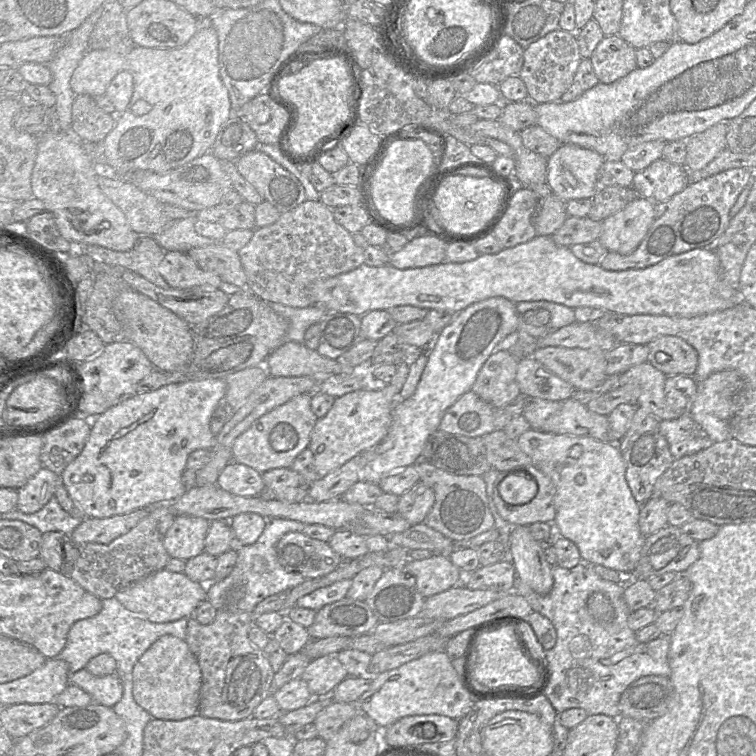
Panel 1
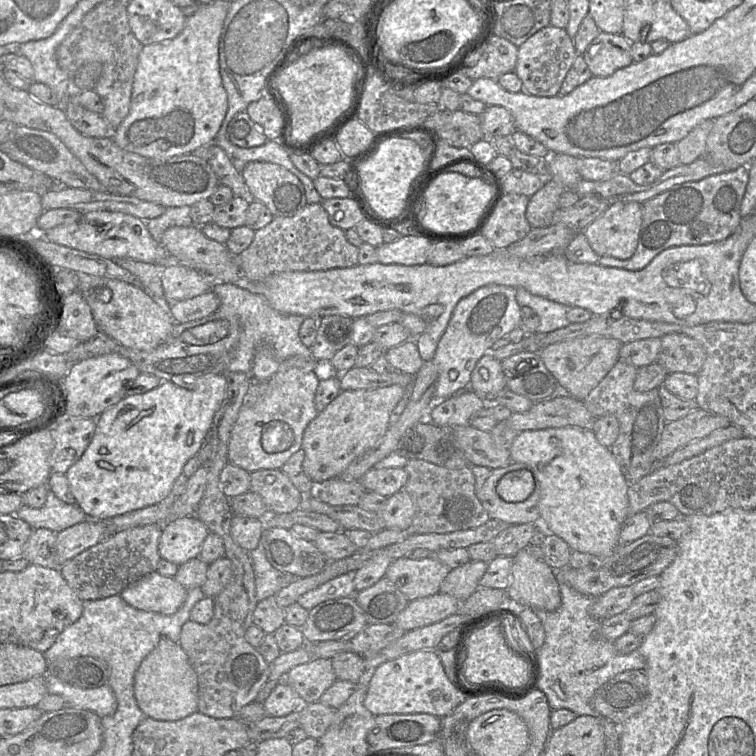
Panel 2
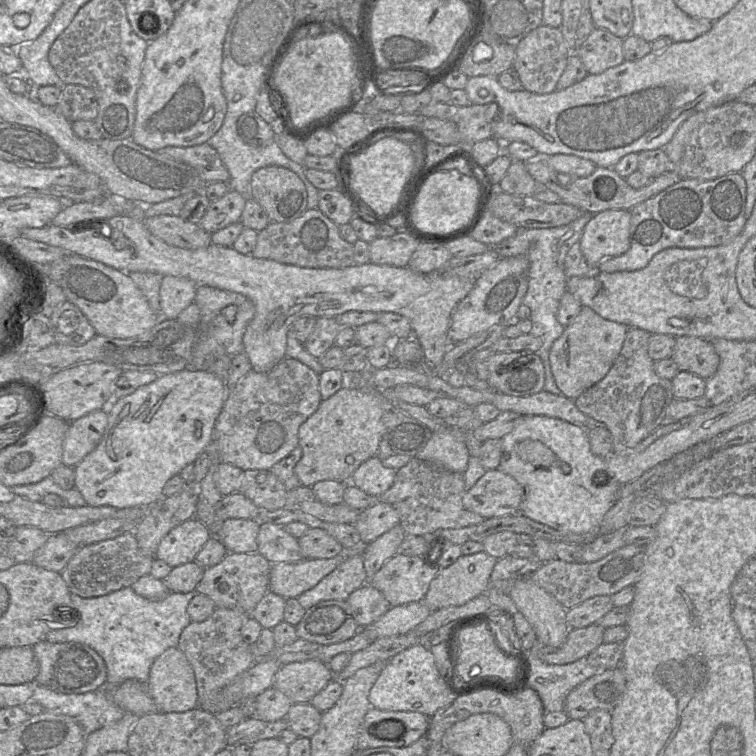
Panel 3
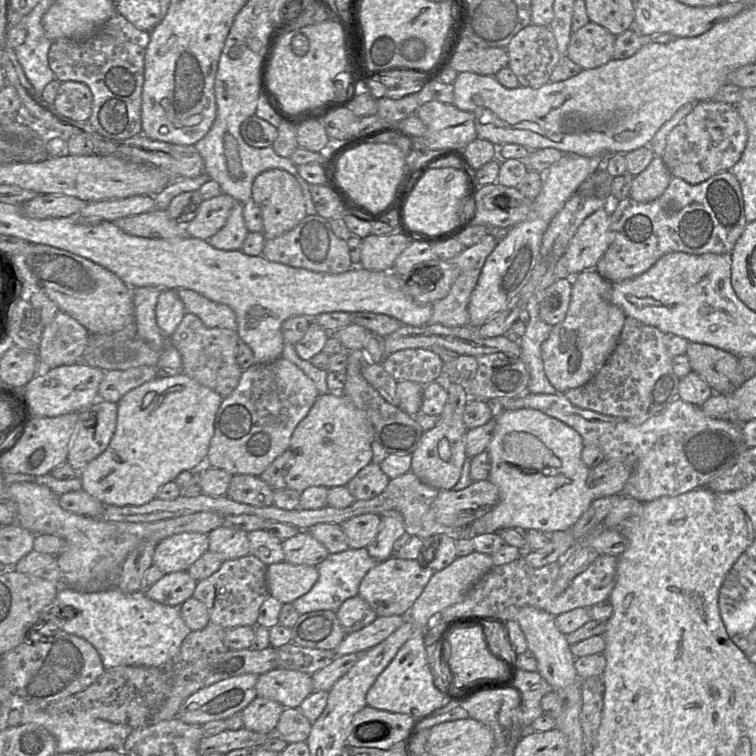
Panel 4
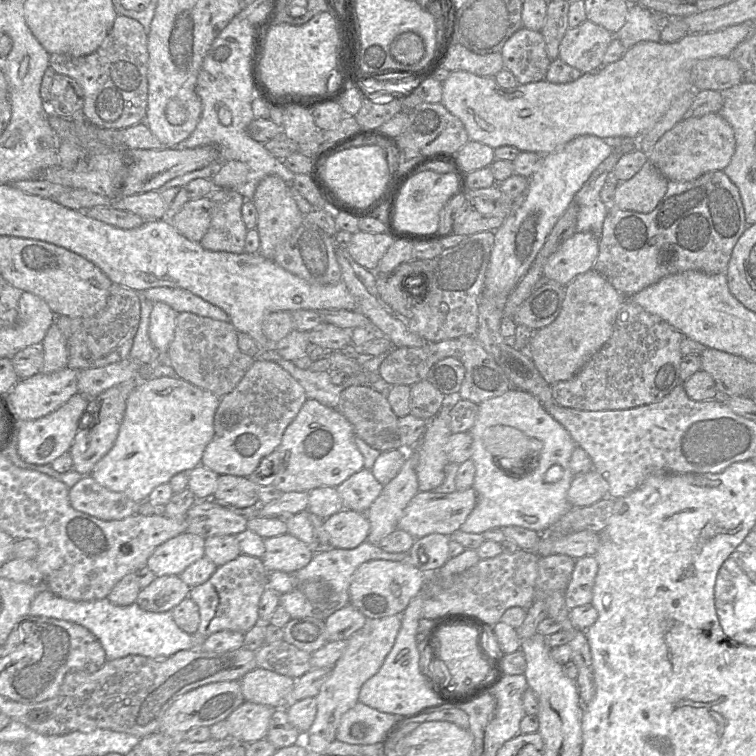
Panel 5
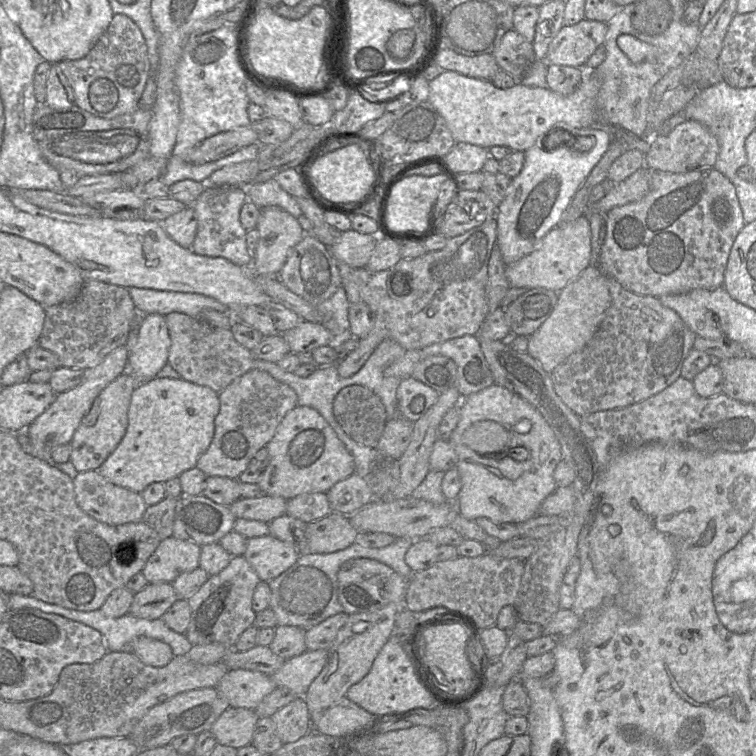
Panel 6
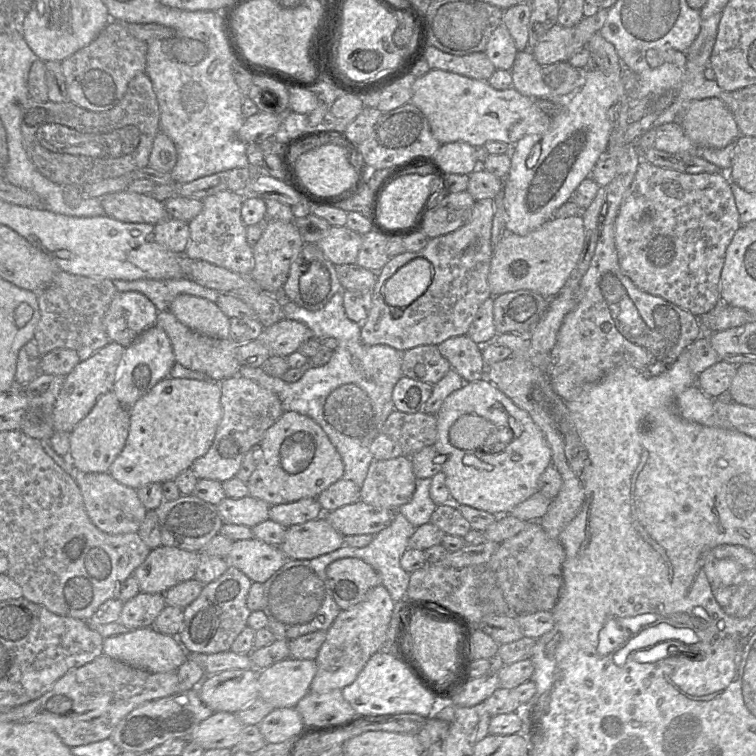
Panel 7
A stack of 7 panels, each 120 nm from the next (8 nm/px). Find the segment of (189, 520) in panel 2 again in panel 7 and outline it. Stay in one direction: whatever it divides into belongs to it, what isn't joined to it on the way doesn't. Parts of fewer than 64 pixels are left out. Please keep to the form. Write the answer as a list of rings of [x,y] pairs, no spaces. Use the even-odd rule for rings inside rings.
[[[172,546],[152,549],[133,575],[141,592],[163,593],[171,587],[194,578],[199,564],[199,552]]]

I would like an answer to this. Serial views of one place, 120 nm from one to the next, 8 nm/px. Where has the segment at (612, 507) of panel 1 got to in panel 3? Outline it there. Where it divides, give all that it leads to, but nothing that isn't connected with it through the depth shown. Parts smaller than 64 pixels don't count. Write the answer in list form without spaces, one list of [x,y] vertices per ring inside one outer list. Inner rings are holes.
[[[529,415],[529,416],[521,416],[521,418],[518,420],[518,423],[513,428],[513,430],[504,437],[502,437],[501,439],[502,439],[502,456],[501,456],[500,465],[498,466],[497,469],[499,469],[501,472],[505,474],[510,475],[515,481],[517,481],[524,488],[524,499],[520,507],[521,515],[526,516],[534,521],[543,523],[555,530],[562,532],[584,534],[591,531],[596,531],[599,528],[605,514],[612,508],[612,506],[619,499],[618,493],[621,488],[621,485],[619,485],[615,480],[610,479],[609,476],[605,473],[606,459],[596,456],[591,451],[590,439],[587,430],[558,418],[539,416],[539,415]]]

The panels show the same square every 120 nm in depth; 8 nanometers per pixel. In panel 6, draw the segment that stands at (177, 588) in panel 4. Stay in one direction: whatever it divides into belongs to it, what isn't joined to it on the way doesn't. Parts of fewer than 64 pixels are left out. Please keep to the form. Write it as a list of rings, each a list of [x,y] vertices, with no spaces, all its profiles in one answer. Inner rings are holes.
[[[148,583],[141,591],[134,594],[129,613],[138,618],[158,619],[177,599],[172,583]]]

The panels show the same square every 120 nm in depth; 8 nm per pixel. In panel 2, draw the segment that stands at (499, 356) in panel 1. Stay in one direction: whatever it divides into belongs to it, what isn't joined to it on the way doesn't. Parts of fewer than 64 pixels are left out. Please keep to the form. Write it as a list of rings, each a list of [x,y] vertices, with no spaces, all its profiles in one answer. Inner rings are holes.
[[[484,354],[471,373],[469,388],[481,398],[492,398],[506,389],[501,362]]]

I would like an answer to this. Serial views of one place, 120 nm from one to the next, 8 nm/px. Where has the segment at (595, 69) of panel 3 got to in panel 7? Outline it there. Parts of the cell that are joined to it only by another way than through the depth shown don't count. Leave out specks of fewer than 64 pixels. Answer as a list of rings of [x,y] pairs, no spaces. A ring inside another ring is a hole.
[[[600,8],[596,14],[582,18],[582,20],[575,26],[564,27],[560,24],[555,24],[539,39],[536,46],[534,48],[530,48],[529,50],[542,67],[555,62],[568,61],[576,51],[587,45],[589,39],[595,33],[600,31],[606,22],[606,19],[607,9]]]

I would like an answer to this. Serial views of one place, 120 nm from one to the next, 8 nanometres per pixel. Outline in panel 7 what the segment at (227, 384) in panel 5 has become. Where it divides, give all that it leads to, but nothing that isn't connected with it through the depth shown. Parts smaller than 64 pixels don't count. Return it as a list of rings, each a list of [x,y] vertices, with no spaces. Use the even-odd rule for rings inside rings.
[[[169,310],[161,311],[157,315],[156,324],[167,333],[175,356],[175,361],[184,367],[206,374],[210,380],[221,382],[239,374],[241,363],[238,359],[239,344],[229,338],[220,339],[198,333],[182,322]]]

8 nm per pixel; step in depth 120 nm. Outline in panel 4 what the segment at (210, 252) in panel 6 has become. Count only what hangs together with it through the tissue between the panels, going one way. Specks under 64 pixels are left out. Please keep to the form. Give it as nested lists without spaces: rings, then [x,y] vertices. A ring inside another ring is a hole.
[[[235,202],[226,224],[207,241],[220,250],[240,250],[248,233],[243,217],[243,203]]]

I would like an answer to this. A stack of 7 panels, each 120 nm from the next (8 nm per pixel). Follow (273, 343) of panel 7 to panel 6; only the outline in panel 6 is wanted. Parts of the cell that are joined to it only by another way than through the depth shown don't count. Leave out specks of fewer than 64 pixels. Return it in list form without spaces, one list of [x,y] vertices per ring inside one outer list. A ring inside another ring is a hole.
[[[303,321],[281,333],[292,353],[312,352],[319,346],[331,343],[333,334],[320,323]]]

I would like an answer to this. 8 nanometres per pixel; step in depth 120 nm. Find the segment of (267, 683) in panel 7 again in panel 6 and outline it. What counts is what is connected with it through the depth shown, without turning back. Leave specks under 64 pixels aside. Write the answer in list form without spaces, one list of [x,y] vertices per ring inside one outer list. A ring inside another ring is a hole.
[[[307,650],[285,661],[271,678],[277,687],[286,687],[298,697],[303,697],[311,683],[321,673],[329,657],[329,650]]]

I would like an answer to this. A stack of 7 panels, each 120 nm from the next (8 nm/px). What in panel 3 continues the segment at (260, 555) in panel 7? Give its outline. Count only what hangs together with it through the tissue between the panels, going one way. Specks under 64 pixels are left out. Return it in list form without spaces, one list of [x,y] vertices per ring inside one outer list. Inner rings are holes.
[[[309,528],[297,540],[304,559],[331,559],[344,548],[326,530],[319,528]]]

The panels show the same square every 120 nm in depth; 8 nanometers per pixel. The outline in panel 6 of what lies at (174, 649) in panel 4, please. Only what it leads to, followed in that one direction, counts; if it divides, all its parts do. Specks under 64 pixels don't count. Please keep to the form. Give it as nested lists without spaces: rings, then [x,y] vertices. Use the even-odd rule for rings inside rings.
[[[21,594],[9,595],[8,610],[9,609],[20,610],[24,608],[38,609],[44,613],[56,614],[70,620],[83,623],[89,627],[92,627],[93,629],[99,631],[102,634],[106,643],[106,647],[108,648],[109,651],[113,651],[113,652],[130,651],[129,649],[130,649],[131,642],[139,636],[146,636],[146,637],[154,638],[162,642],[165,642],[171,647],[172,652],[175,656],[186,655],[188,651],[191,650],[191,647],[192,647],[192,644],[189,642],[185,634],[181,634],[171,630],[165,624],[162,618],[148,620],[148,619],[135,617],[130,613],[127,613],[118,618],[111,618],[111,617],[105,616],[99,609],[94,611],[88,611],[88,612],[78,611],[78,610],[68,609],[56,604],[50,604],[50,603],[44,602],[34,597],[33,595],[21,595]]]

